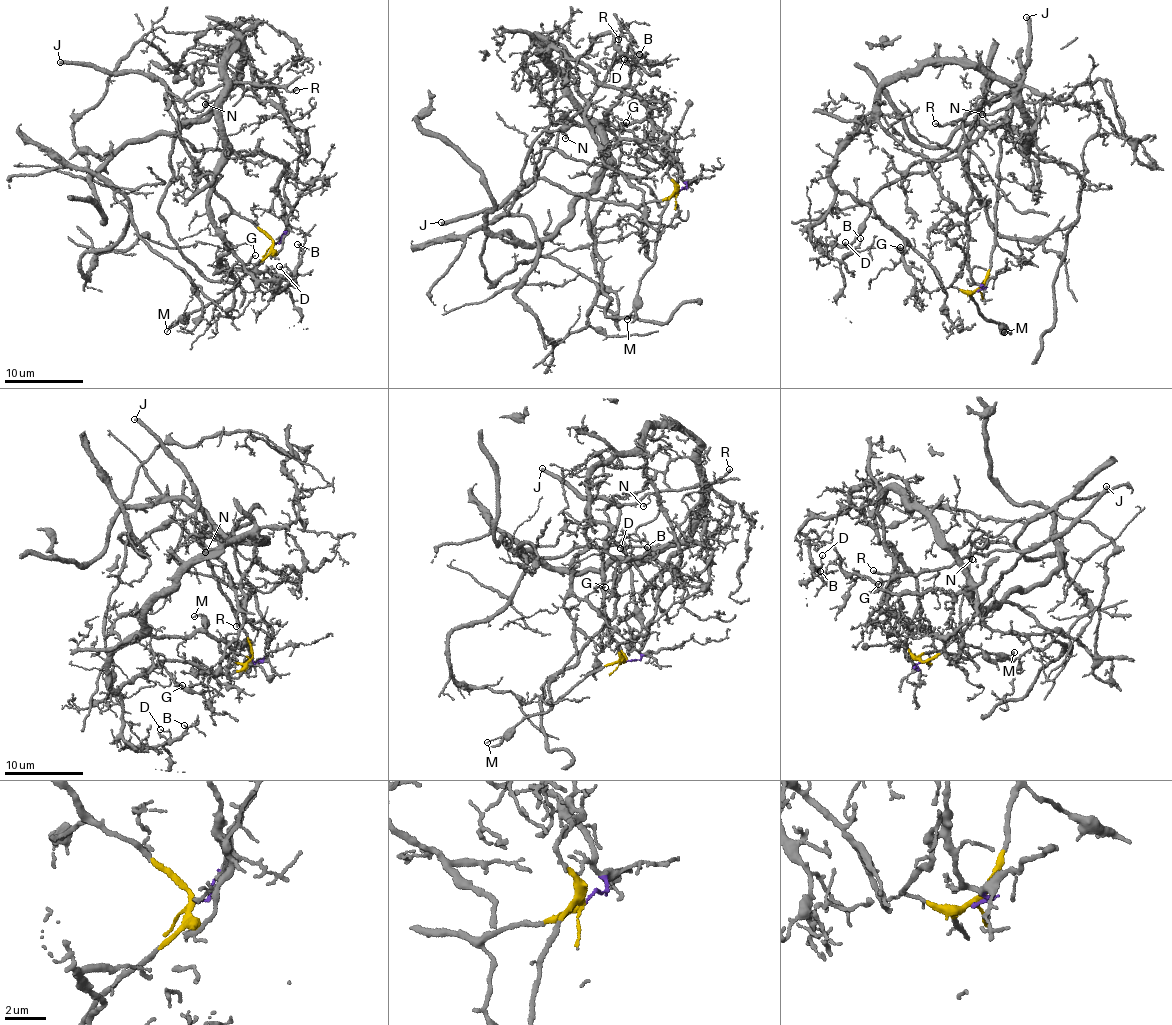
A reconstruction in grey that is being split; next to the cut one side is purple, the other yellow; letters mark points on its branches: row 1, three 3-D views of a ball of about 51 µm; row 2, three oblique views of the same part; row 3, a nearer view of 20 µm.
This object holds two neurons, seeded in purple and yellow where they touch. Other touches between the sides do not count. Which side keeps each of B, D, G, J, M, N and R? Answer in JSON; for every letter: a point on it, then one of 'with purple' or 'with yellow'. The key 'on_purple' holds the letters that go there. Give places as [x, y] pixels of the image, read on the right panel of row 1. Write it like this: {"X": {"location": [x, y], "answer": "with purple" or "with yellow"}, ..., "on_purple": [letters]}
{"B": {"location": [860, 238], "answer": "with purple"}, "D": {"location": [845, 242], "answer": "with purple"}, "G": {"location": [900, 247], "answer": "with purple"}, "J": {"location": [1026, 17], "answer": "with yellow"}, "M": {"location": [1004, 332], "answer": "with yellow"}, "N": {"location": [982, 114], "answer": "with yellow"}, "R": {"location": [935, 123], "answer": "with yellow"}, "on_purple": ["B", "D", "G"]}

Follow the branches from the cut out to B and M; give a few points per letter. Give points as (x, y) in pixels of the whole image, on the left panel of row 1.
B: (274, 244), (285, 234), (287, 164), (227, 155), (209, 201), (230, 251), (281, 290), (297, 243)
M: (274, 244), (270, 253), (246, 272), (233, 291), (173, 322), (166, 331)

